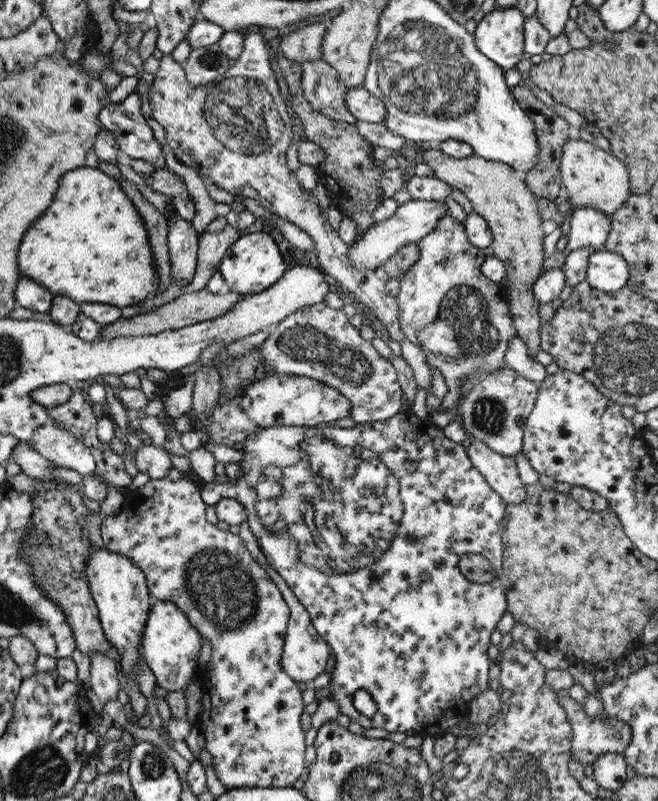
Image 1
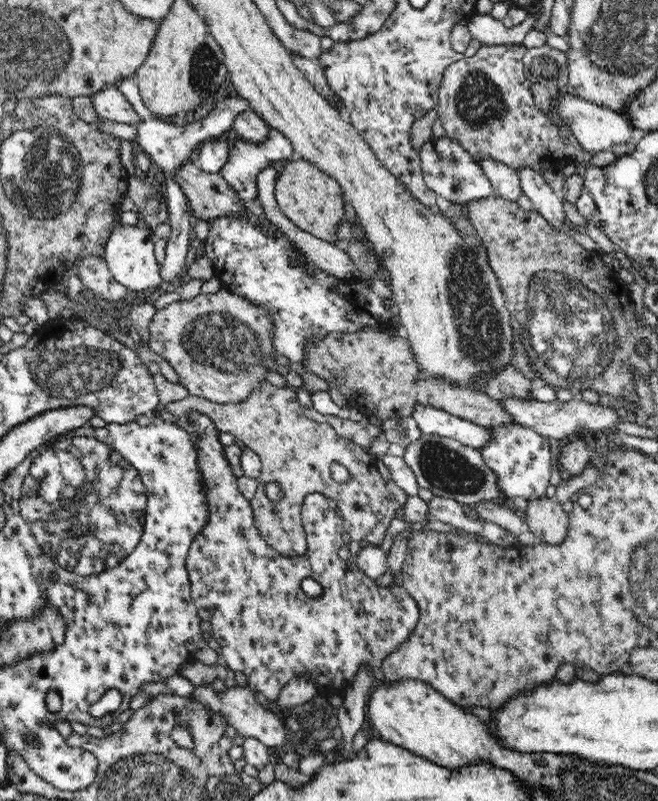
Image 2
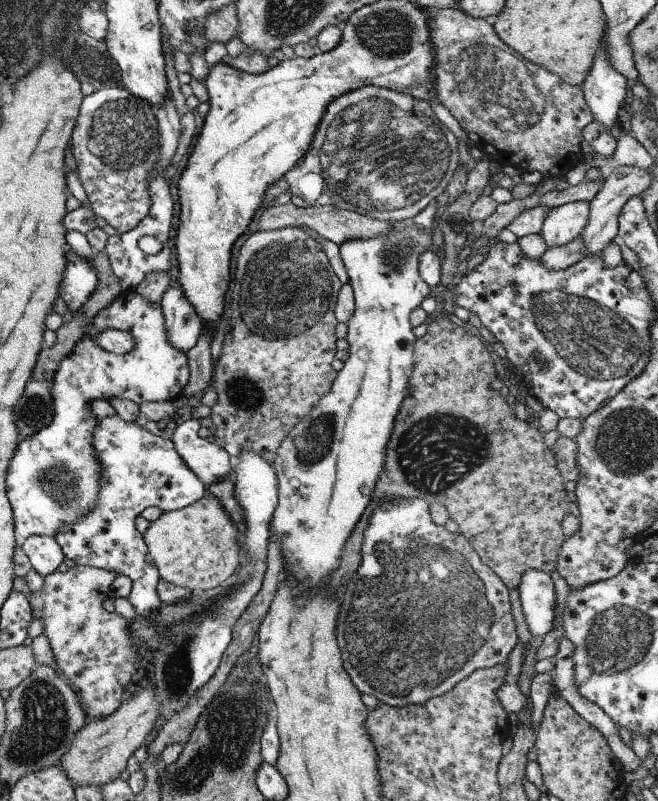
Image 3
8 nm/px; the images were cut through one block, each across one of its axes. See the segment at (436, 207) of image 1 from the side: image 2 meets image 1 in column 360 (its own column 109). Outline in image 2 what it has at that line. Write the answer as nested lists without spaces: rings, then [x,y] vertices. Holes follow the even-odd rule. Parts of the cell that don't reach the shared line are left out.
[[[121,224],[115,226],[106,242],[103,258],[111,271],[112,277],[128,290],[139,291],[160,285],[163,281],[159,267],[154,257],[154,241],[152,233],[145,225]]]

